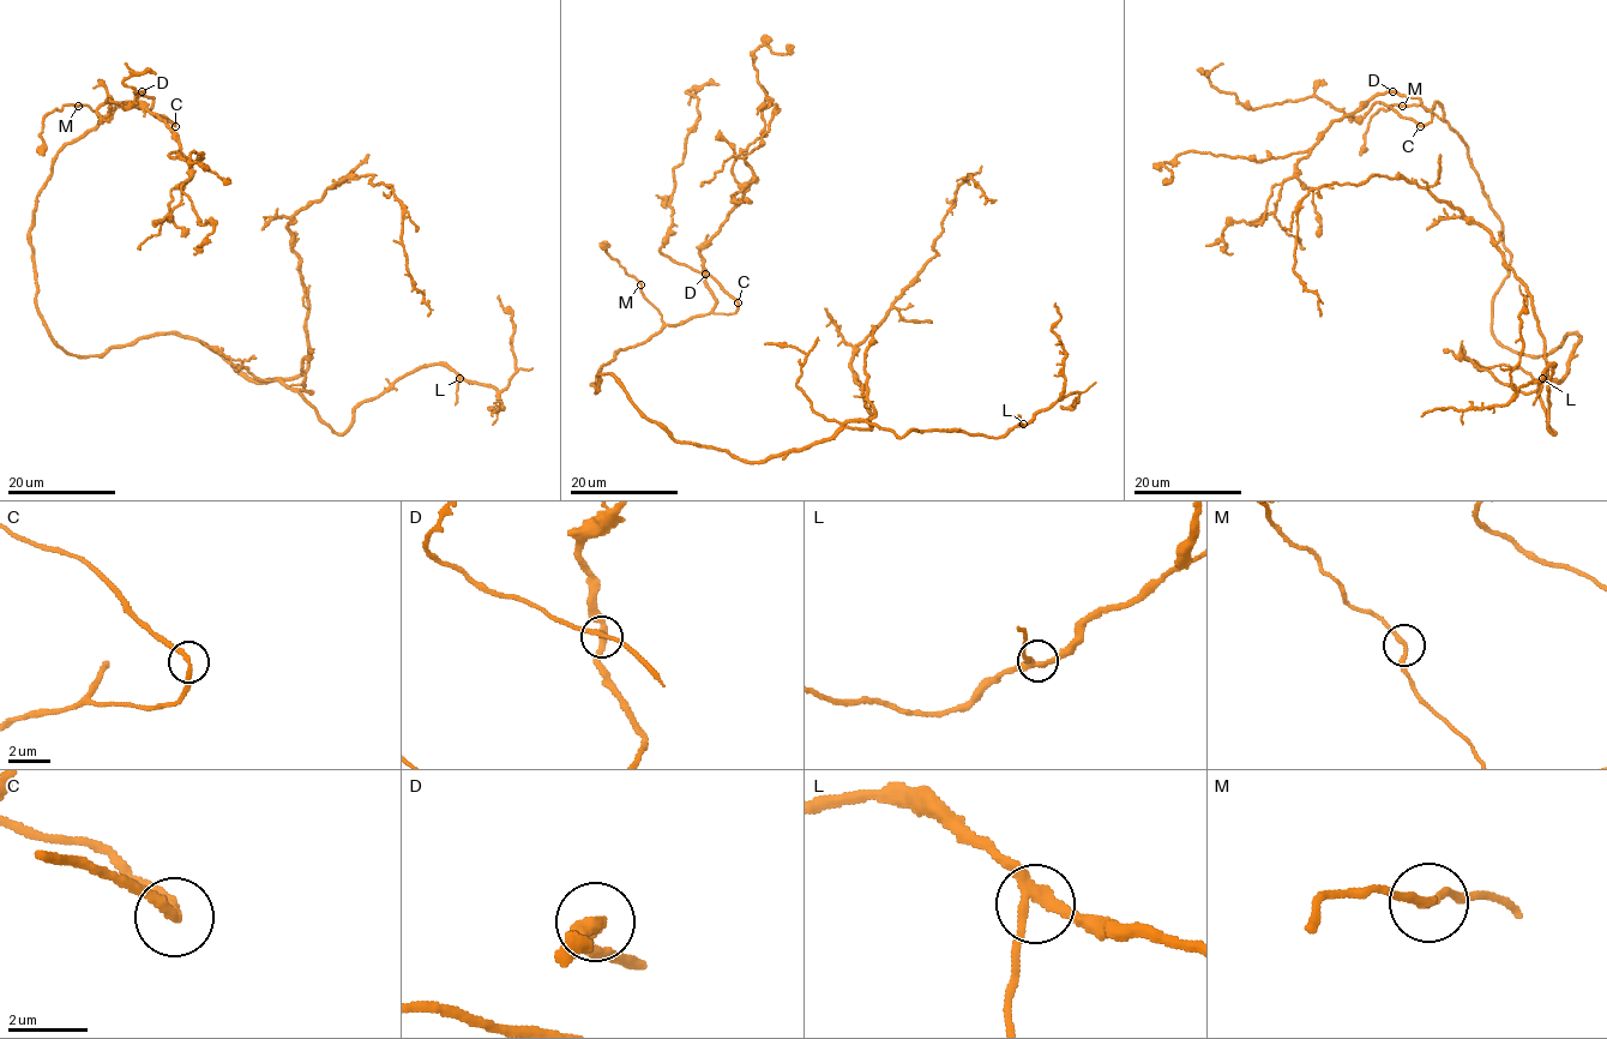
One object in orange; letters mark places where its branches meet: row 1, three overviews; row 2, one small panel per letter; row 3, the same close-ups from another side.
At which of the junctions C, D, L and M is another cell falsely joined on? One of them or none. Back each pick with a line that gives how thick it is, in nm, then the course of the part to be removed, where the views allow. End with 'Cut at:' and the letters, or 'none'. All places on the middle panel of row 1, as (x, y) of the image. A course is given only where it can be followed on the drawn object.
Cut at: none

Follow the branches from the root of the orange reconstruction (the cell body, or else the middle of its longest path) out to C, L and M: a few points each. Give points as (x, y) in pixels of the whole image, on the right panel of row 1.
C: (1546, 355), (1522, 355), (1494, 337), (1494, 293), (1511, 260), (1502, 221), (1438, 103), (1420, 126)
L: (1546, 355), (1569, 334), (1580, 337), (1563, 378), (1539, 386), (1554, 434), (1548, 379), (1556, 365), (1542, 378)
M: (1546, 355), (1515, 353), (1492, 332), (1494, 293), (1508, 274), (1511, 252), (1467, 146), (1421, 106), (1402, 106)

